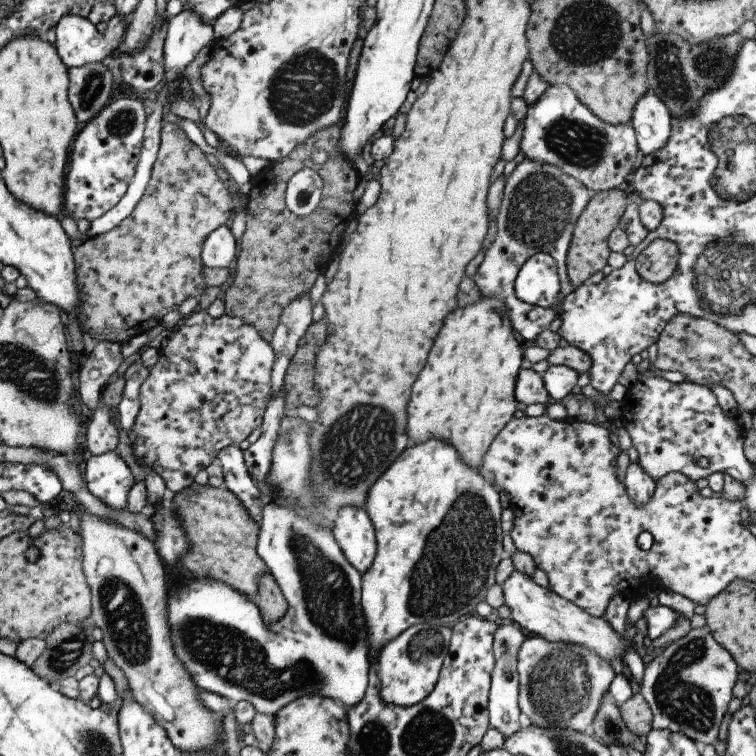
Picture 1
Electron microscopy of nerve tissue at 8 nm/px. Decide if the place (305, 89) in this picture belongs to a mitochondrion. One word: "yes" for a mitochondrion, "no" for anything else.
yes

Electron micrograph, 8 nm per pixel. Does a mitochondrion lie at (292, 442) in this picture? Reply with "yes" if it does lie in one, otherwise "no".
yes

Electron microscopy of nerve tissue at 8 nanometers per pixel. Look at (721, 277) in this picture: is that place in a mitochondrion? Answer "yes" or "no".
yes

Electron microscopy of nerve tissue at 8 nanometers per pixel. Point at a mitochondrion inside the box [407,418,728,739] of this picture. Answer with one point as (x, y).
(682, 697)

